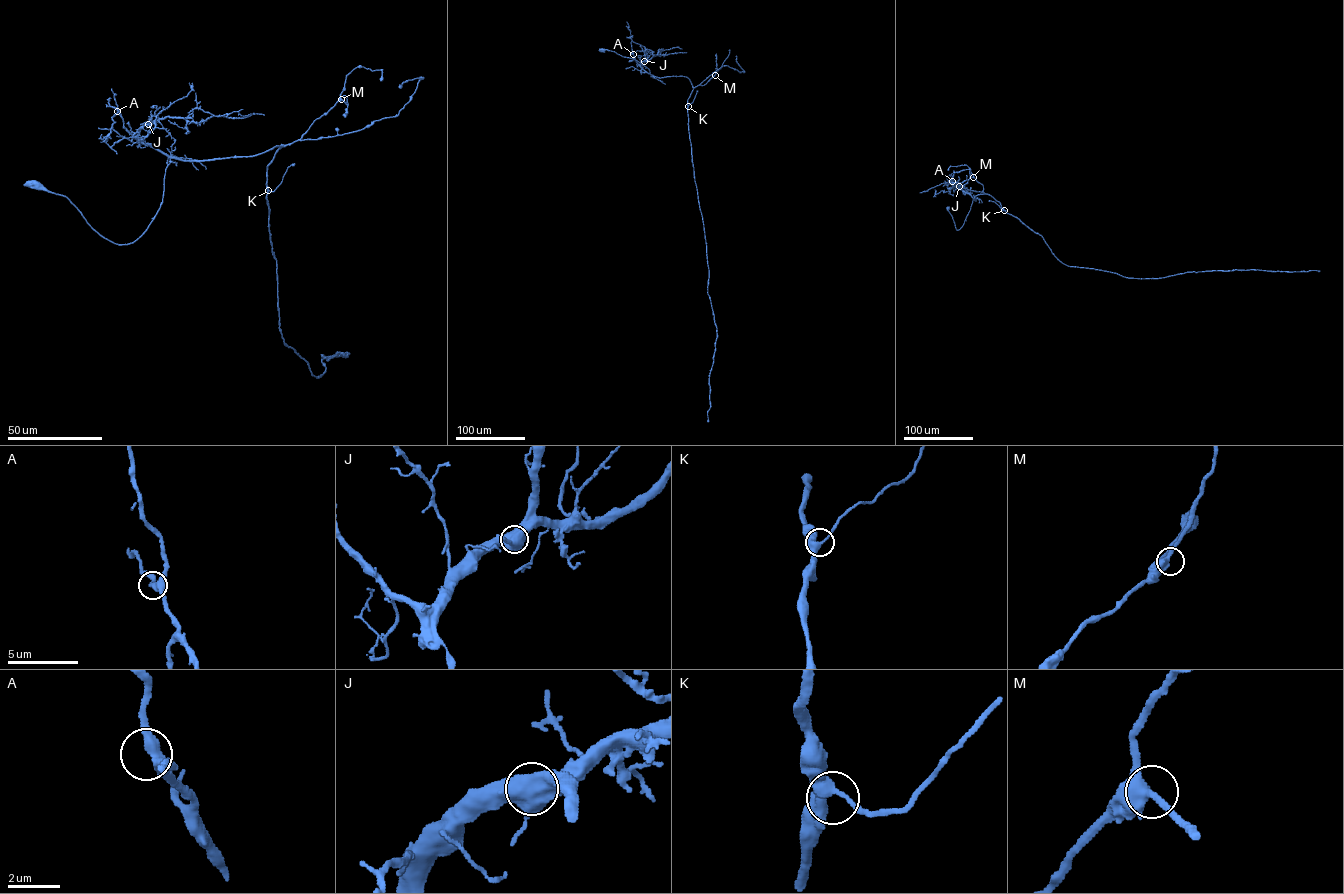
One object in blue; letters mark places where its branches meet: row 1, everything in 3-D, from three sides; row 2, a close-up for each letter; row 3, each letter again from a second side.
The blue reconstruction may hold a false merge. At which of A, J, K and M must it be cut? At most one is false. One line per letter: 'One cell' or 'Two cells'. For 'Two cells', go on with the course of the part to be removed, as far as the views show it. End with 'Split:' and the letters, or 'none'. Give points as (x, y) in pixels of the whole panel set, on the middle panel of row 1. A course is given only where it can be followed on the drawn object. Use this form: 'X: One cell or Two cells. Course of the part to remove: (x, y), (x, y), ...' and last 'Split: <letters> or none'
A: One cell
J: One cell
K: One cell
M: One cell
Split: none

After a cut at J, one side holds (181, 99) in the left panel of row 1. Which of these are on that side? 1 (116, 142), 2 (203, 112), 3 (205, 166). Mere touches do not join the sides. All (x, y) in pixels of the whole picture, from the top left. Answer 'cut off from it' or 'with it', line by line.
1: with it
2: with it
3: with it

